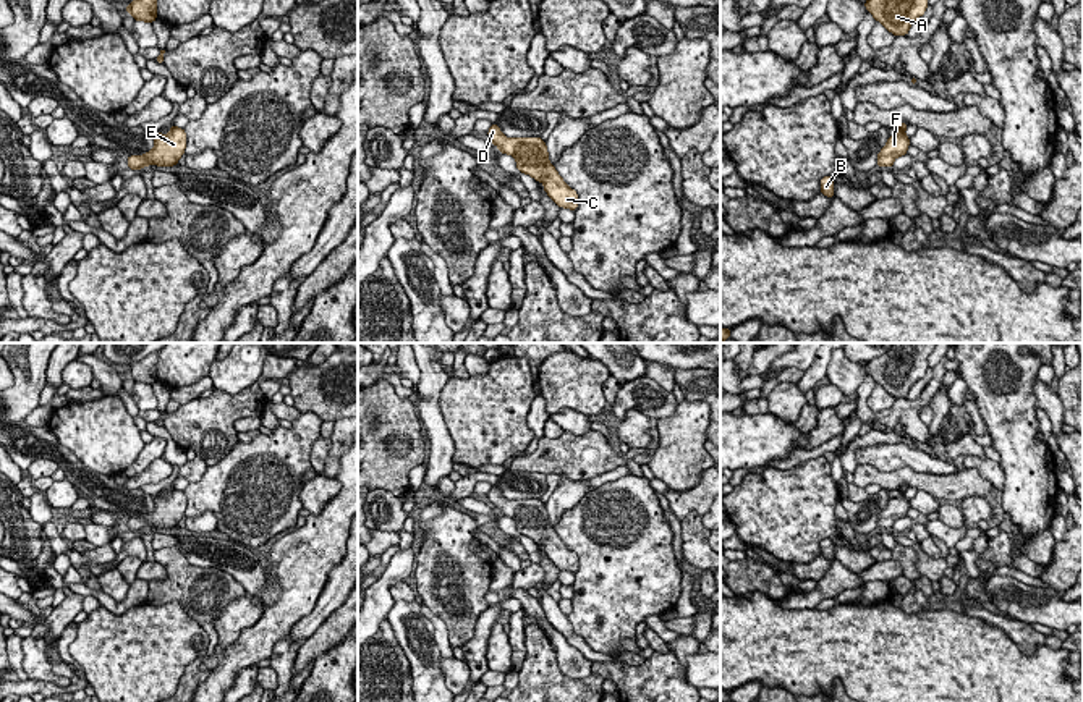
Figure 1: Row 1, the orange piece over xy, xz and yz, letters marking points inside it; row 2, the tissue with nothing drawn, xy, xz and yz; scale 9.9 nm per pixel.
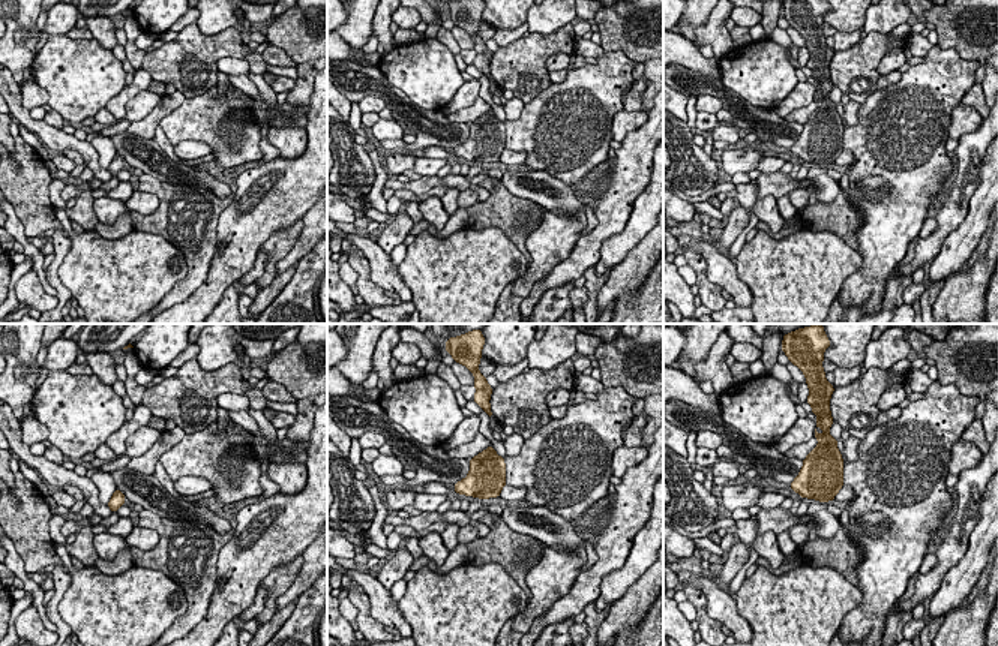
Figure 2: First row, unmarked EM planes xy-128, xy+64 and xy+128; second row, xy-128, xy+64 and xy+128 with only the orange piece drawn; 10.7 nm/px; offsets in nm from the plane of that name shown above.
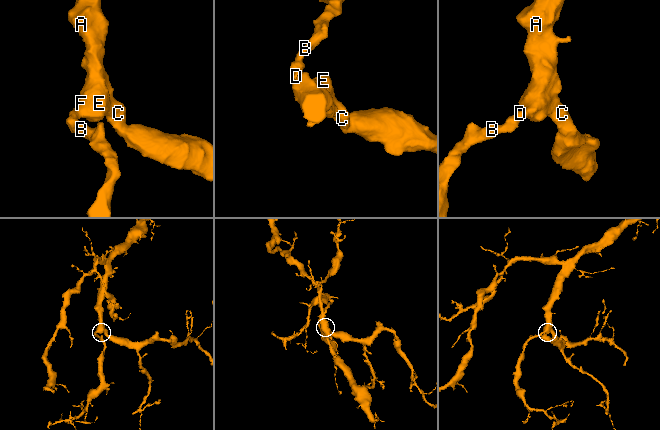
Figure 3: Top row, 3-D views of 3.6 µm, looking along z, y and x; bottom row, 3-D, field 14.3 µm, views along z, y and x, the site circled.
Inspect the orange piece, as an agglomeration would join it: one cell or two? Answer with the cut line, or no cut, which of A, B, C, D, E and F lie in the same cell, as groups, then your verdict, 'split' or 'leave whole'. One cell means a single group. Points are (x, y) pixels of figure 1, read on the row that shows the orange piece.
no cut; A B C D E F; leave whole

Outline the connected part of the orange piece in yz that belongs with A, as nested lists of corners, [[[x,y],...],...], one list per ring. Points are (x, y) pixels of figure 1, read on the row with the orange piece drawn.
[[[866,0],[868,13],[895,37],[907,36],[910,26],[924,15],[928,0]]]

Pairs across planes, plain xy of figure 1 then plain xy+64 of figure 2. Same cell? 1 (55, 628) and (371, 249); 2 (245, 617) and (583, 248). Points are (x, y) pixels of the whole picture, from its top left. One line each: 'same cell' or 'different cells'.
1: different cells
2: different cells

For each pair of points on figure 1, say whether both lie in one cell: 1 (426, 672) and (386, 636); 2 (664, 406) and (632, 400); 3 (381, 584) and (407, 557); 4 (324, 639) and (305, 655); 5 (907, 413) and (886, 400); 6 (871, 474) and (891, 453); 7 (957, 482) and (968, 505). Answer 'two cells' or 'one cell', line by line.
1: two cells
2: one cell
3: one cell
4: one cell
5: two cells
6: two cells
7: two cells

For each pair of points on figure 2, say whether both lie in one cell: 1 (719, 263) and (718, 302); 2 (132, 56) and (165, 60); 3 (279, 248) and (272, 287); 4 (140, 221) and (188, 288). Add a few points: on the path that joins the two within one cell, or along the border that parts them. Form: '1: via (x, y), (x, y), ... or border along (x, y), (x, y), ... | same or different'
1: border along (701, 252), (706, 261), (706, 276), (724, 290) | different
2: border along (146, 53), (140, 65) | different
3: via (273, 257), (272, 278) | same
4: via (162, 222), (194, 251), (194, 266) | same

